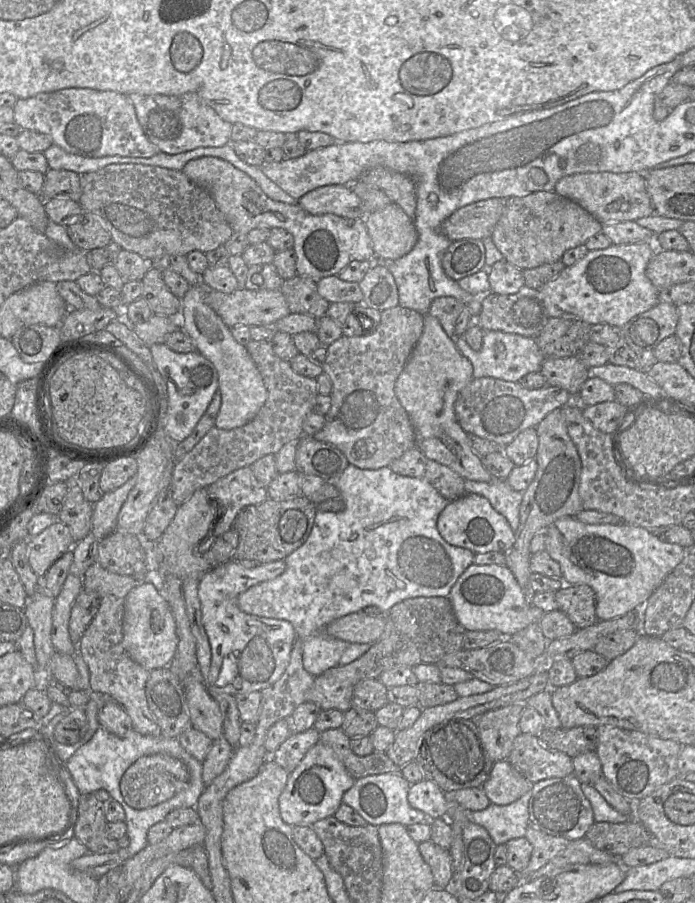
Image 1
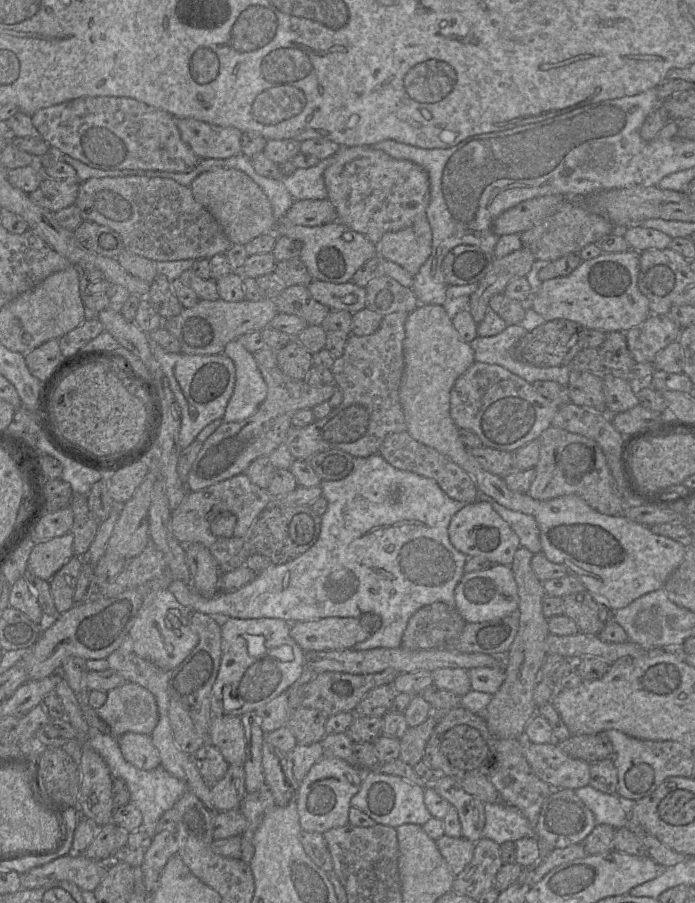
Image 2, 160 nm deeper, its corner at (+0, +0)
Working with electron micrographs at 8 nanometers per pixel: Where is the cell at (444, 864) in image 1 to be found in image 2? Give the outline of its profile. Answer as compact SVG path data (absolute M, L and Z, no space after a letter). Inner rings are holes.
M444 835L435 841L454 876L460 874L473 858L476 843L464 837Z

